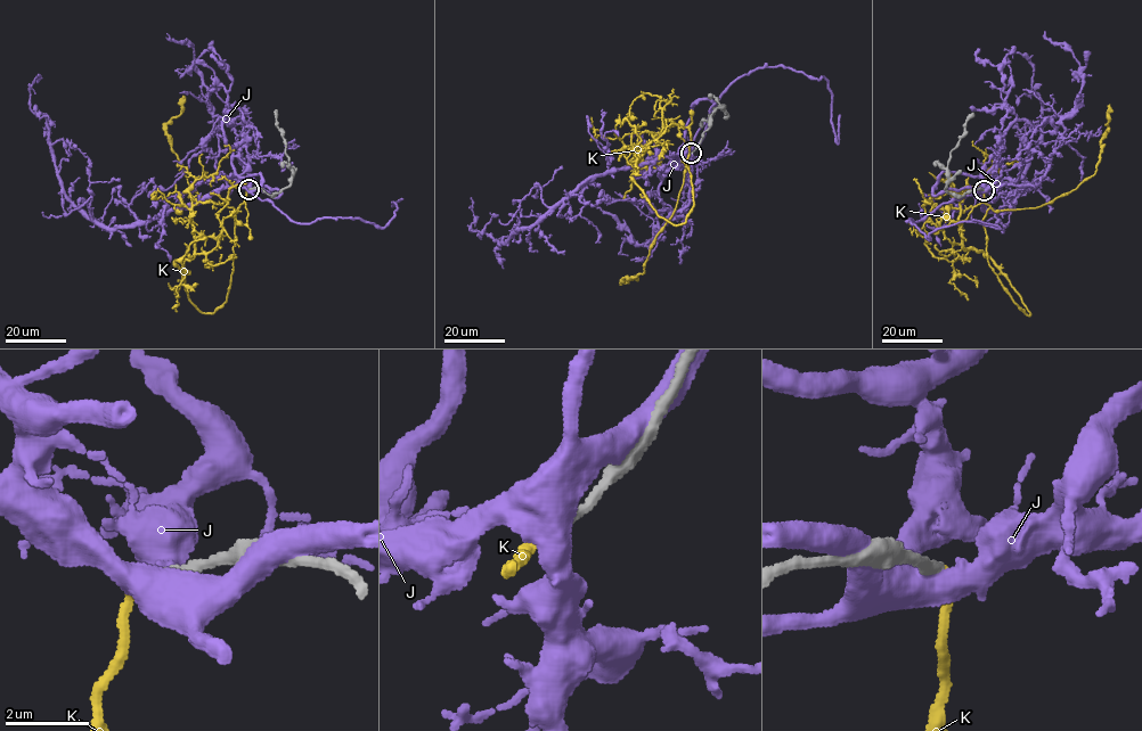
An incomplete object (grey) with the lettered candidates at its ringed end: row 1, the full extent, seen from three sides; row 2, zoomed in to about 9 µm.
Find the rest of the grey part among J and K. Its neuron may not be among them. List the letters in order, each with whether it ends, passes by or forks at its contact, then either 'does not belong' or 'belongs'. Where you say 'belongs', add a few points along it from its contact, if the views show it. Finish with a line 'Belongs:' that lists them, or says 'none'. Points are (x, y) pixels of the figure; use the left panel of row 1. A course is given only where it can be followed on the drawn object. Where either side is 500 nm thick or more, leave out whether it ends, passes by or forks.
J: does not belong
K: it ends; belongs; course (249, 189), (234, 219), (227, 301), (202, 313), (174, 262), (194, 251), (189, 190), (217, 172), (223, 146)
Belongs: K

